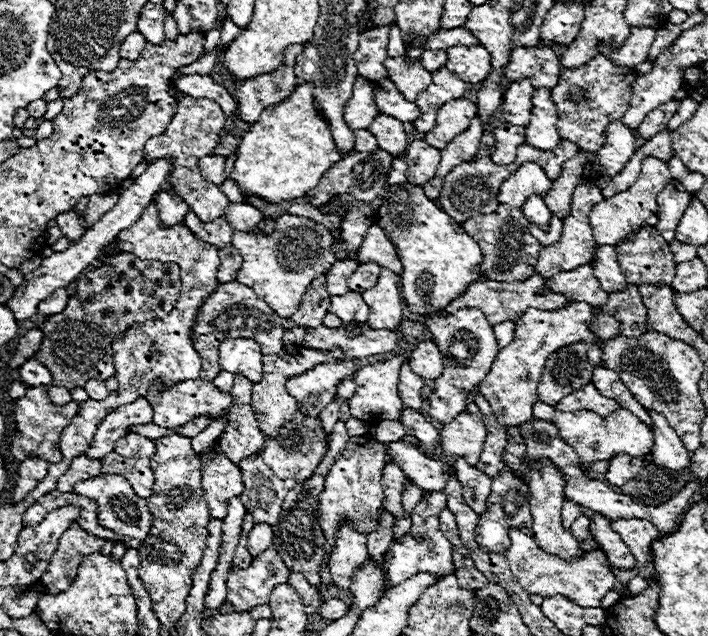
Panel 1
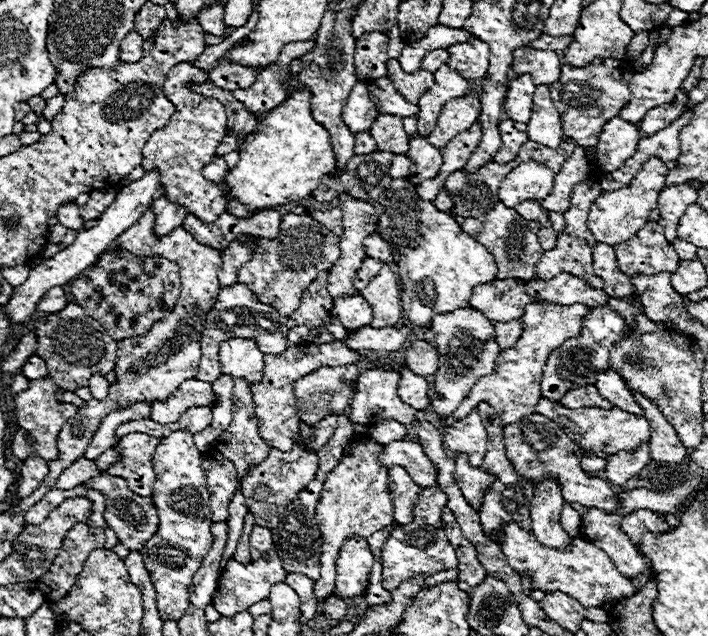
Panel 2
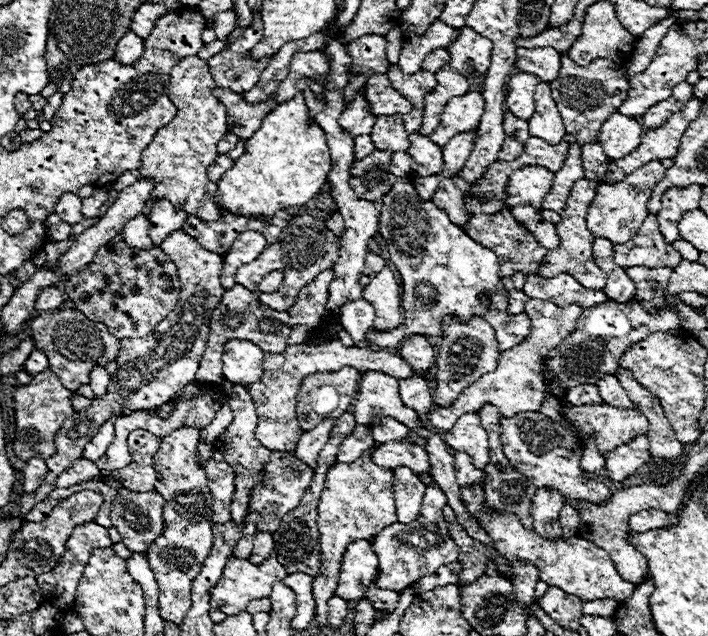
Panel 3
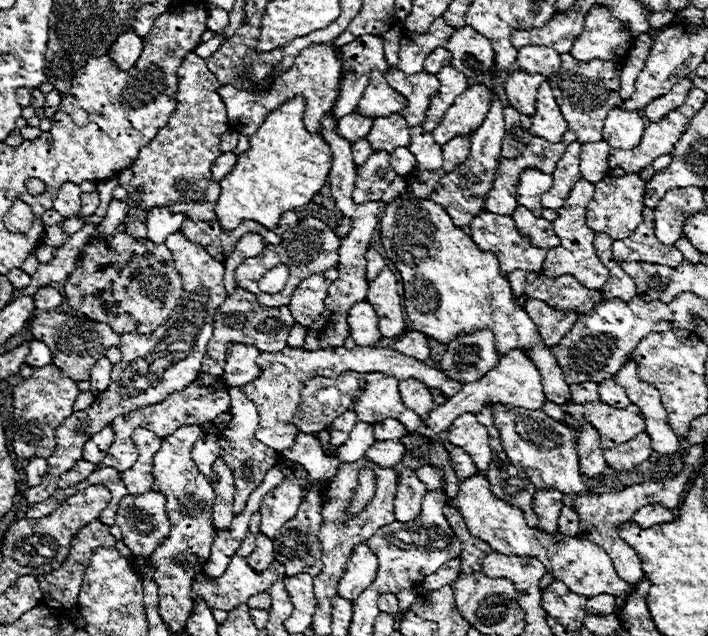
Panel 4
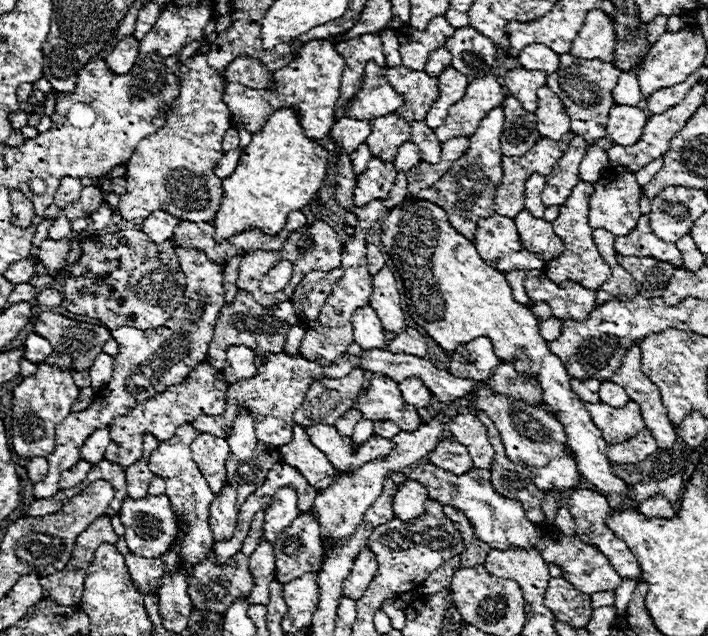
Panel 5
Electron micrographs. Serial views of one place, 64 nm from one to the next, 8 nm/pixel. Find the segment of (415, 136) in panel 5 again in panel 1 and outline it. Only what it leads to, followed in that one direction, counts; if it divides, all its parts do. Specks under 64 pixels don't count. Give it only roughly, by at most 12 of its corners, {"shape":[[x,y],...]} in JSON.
{"shape":[[412,140],[408,182],[420,186],[434,178],[440,150]]}

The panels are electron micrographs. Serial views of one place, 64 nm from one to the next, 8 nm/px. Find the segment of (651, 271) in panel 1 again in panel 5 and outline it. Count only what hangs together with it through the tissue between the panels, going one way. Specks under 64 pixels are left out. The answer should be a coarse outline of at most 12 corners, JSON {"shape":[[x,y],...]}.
{"shape":[[640,198],[640,220],[626,236],[616,236],[622,256],[654,256],[682,266],[674,242],[650,228],[650,200]]}

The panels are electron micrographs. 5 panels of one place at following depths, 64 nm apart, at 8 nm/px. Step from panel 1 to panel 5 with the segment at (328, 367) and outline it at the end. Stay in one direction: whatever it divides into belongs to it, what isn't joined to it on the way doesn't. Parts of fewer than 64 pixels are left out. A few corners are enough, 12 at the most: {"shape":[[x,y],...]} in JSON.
{"shape":[[366,370],[314,382],[294,422],[334,424],[366,384]]}

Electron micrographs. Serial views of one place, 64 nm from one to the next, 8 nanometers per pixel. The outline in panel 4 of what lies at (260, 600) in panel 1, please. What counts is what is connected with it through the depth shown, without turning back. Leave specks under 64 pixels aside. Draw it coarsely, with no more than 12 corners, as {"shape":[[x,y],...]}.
{"shape":[[234,556],[226,572],[194,576],[190,596],[210,610],[230,612],[256,592],[282,580],[274,562],[258,574],[244,556]]}

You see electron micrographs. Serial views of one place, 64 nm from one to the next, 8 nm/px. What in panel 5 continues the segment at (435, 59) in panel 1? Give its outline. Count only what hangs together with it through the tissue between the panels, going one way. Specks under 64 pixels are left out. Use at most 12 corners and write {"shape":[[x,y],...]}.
{"shape":[[438,48],[428,56],[424,72],[440,76],[452,62],[446,48]]}

